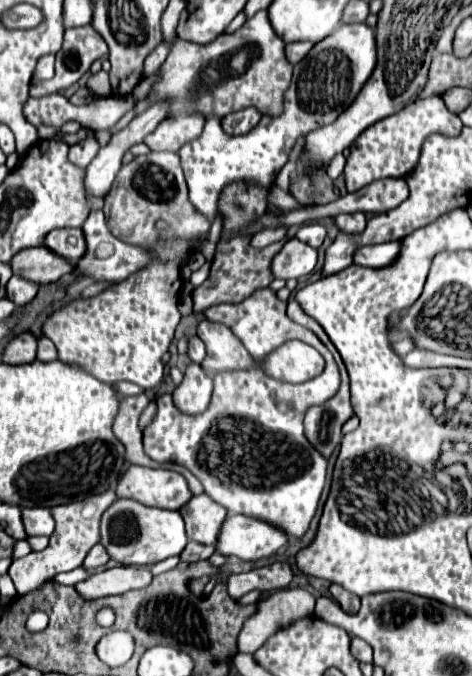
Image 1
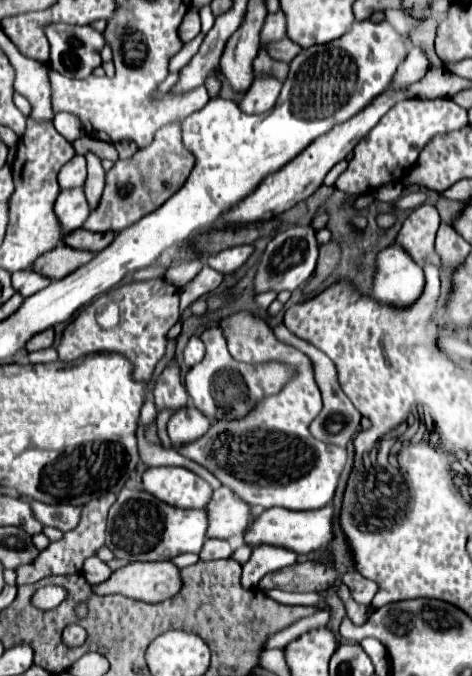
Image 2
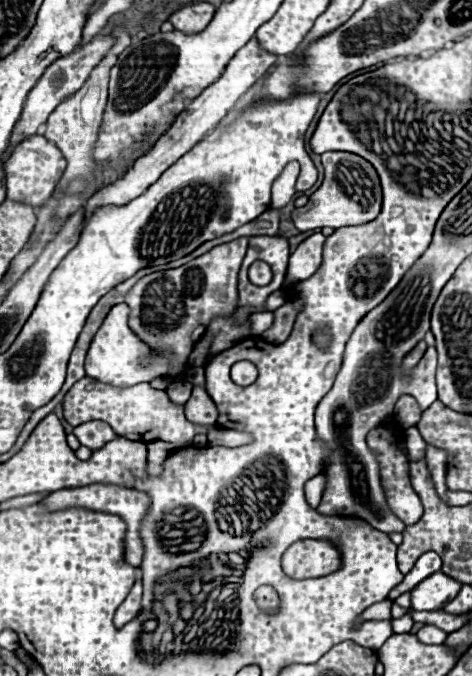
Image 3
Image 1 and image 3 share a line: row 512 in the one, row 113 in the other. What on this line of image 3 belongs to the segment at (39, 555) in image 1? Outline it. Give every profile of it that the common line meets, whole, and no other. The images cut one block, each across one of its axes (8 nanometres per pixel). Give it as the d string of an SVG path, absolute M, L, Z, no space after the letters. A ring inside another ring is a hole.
M116 24L112 34L114 36L114 48L110 48L110 52L98 62L98 66L92 70L90 78L86 80L86 84L76 92L72 94L70 98L66 98L52 114L50 114L50 120L48 120L48 128L44 132L44 138L48 138L50 142L54 142L68 166L66 166L66 172L58 184L58 192L62 192L70 180L74 178L88 178L92 174L92 168L94 168L94 162L92 162L92 148L94 148L94 142L98 140L98 132L100 132L100 124L102 124L102 112L104 112L104 106L106 106L106 100L108 100L108 76L110 76L110 68L116 64L116 58L118 54L130 46L130 34L128 34L128 28L124 24Z

